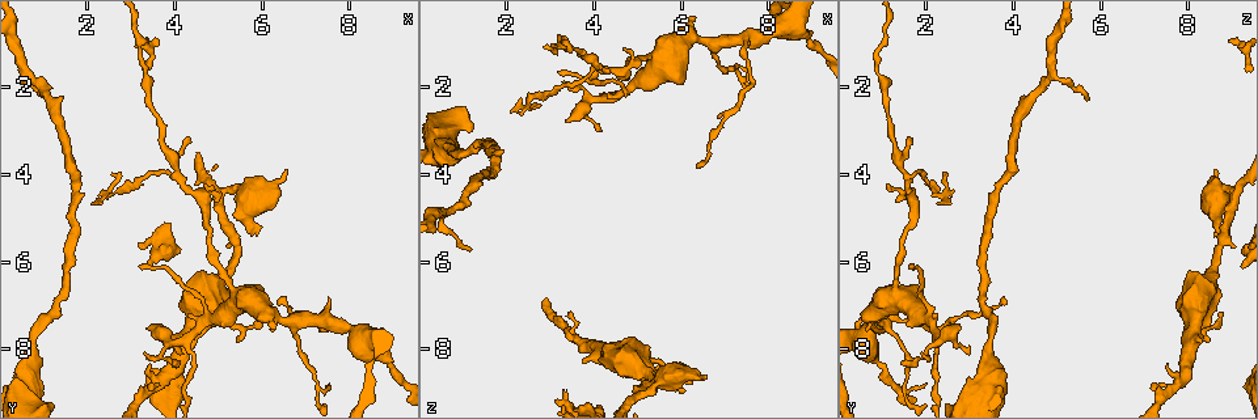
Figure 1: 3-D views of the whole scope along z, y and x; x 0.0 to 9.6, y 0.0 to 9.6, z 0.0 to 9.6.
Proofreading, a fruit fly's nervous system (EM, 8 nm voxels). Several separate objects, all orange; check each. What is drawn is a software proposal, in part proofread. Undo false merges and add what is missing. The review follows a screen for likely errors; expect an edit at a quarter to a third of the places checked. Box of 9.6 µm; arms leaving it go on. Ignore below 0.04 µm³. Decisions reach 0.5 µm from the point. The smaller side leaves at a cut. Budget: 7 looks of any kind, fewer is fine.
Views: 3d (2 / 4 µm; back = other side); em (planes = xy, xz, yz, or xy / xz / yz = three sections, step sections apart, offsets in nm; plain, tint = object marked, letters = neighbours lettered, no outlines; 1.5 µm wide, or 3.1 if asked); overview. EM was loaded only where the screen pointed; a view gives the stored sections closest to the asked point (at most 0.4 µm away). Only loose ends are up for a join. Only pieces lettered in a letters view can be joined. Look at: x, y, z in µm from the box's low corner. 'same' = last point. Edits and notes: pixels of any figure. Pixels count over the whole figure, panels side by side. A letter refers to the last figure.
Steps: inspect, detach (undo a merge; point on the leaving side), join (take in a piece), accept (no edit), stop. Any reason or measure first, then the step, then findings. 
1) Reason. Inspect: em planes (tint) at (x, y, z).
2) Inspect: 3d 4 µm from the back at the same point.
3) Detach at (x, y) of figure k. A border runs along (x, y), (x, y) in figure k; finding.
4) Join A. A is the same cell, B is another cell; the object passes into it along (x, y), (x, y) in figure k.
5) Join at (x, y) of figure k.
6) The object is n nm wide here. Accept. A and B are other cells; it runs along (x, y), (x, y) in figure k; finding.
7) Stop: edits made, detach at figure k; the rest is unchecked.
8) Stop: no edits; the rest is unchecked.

Free end. Inspect: em planes (letters) at (7.50, 8.80, 1.95).

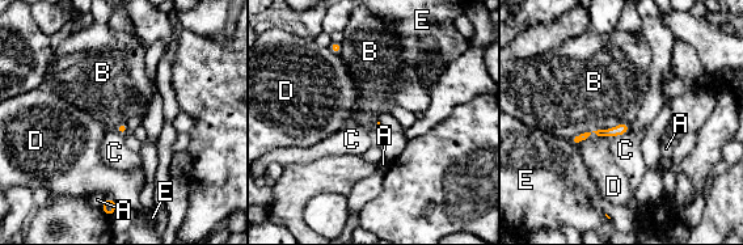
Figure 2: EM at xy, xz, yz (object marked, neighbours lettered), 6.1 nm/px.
Accept. A, B, C, D and E are other cells; a border runs along (630, 123), (617, 123), (570, 138) in figure 2; no lettered piece goes on from it.

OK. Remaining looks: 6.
An open end. Inspect: em planes (letters) at (7.55, 6.90, 1.05).

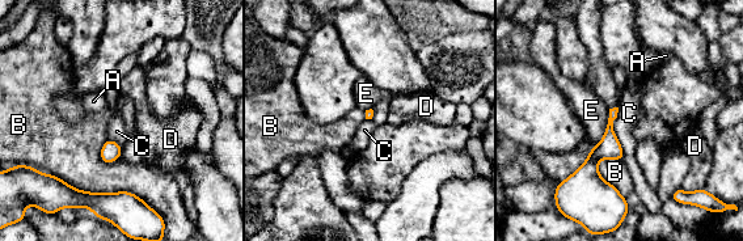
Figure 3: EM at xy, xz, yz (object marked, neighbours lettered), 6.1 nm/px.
Accept. A, B, C, D and E are other cells; a border runs along (617, 108), (613, 134), (623, 160) in figure 3; none of them fits.

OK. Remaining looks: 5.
An open end. Inspect: 3d 2 µm at (5.95, 5.40, 8.65).

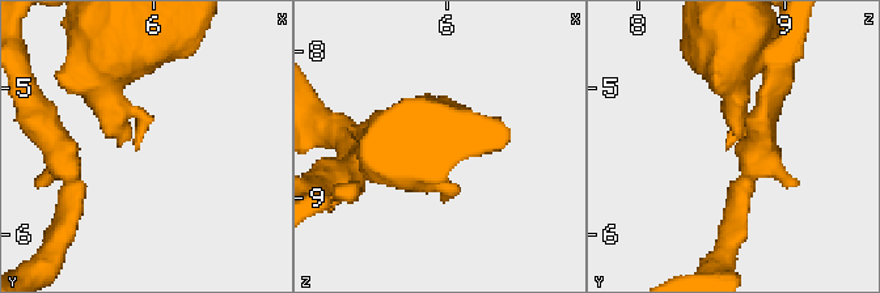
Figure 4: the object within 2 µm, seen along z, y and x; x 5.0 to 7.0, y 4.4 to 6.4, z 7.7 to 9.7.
Shape alone is not enough. Inspect: em xz step 8 (letters) at (5.88, 5.40, 8.62).

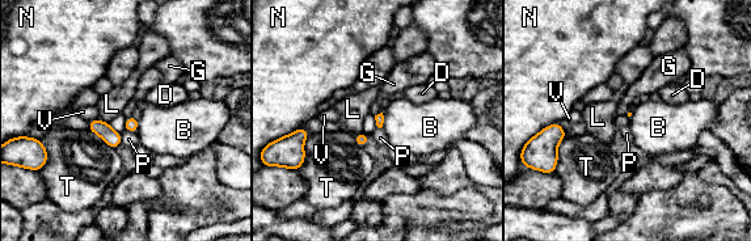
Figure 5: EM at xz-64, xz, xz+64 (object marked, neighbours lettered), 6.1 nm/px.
Inspect: em planes (letters) at the same point.

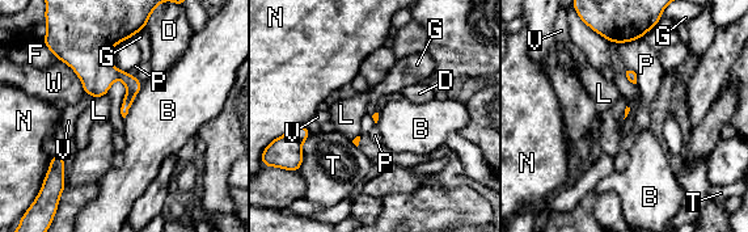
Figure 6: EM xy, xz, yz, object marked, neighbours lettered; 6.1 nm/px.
Accept. B, D, F, G, L, N, P, T, V and W are other cells; a border runs along (143, 83), (125, 118) in figure 6; no lettered piece goes on from it.

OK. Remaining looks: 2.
Stop: no edits; the rest is unchecked.

